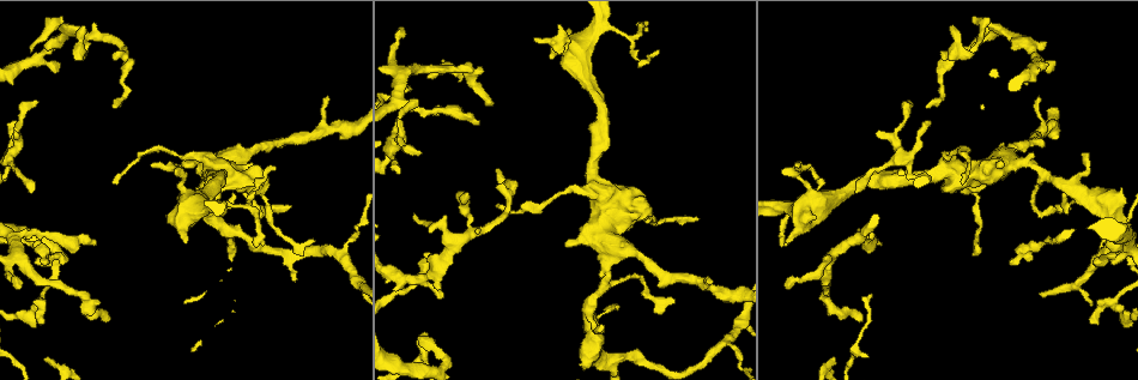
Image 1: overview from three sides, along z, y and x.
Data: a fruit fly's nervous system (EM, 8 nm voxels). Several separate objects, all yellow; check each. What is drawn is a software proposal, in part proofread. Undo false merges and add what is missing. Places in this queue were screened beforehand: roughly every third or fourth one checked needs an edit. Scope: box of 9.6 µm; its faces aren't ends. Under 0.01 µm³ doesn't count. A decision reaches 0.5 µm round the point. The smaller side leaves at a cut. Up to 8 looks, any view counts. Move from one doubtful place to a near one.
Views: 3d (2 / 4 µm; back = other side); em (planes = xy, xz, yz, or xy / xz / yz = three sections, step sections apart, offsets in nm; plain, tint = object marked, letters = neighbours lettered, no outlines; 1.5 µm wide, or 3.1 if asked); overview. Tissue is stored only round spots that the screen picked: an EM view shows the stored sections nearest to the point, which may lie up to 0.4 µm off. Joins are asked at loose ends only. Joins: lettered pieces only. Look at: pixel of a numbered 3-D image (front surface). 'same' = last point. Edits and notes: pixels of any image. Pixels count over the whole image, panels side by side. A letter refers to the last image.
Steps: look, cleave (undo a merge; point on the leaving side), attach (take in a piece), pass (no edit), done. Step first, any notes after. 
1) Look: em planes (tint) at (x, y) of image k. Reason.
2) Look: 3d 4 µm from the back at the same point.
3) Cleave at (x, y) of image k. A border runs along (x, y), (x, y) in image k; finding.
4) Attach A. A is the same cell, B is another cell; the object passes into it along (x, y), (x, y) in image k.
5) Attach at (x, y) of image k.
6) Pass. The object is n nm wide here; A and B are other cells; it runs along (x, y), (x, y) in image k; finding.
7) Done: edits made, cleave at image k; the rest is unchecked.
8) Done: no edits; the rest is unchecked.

Look: em planes (letters) at (1081, 155) of image 1. An open end.

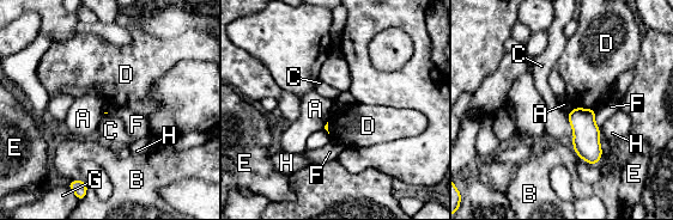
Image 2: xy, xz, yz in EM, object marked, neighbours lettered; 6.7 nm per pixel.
Pass. A, B, C, D, E, F, G and H are other cells; a border runs along (567, 115), (573, 133), (571, 144) in image 2; no lettered piece goes on from it.

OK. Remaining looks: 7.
Look: em planes (letters) at (673, 302) of image 1. Tapers out.

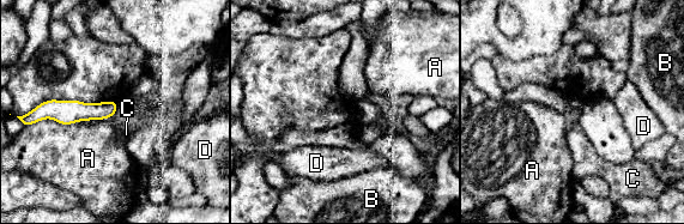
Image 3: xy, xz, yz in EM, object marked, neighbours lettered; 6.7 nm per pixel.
Pass. The object is 110 nm wide here; A, B, C and D are other cells; it runs along (114, 107), (44, 115) in image 3; none of them fits.

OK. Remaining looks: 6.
Look: 3d 2 µm from the back at (153, 164) of image 1. Thin end.

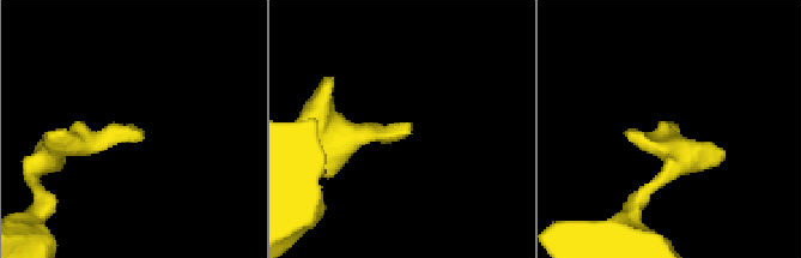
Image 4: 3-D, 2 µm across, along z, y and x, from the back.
Look: em xz step 8 (tint) at (409, 125) of image 4.

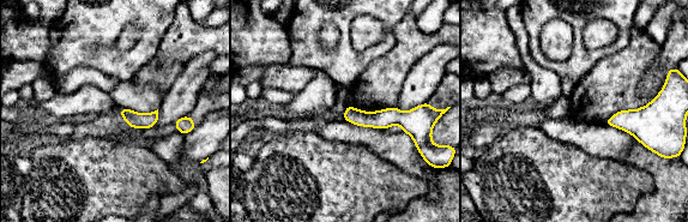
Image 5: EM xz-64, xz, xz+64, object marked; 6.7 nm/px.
Look: em xz step 8 (letters) at the same point. See the neighbours.

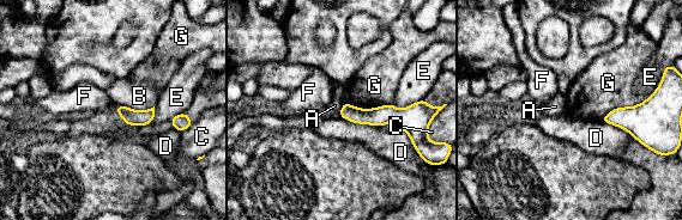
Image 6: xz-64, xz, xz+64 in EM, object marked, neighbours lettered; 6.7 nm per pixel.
Pass. The object is 110 nm wide here; A, B, C, D, E, F and G are other cells; it runs along (343, 111), (355, 115), (414, 114) in image 6; none of them fits.

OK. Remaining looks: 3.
Done: no edits; the rest is unchecked.

